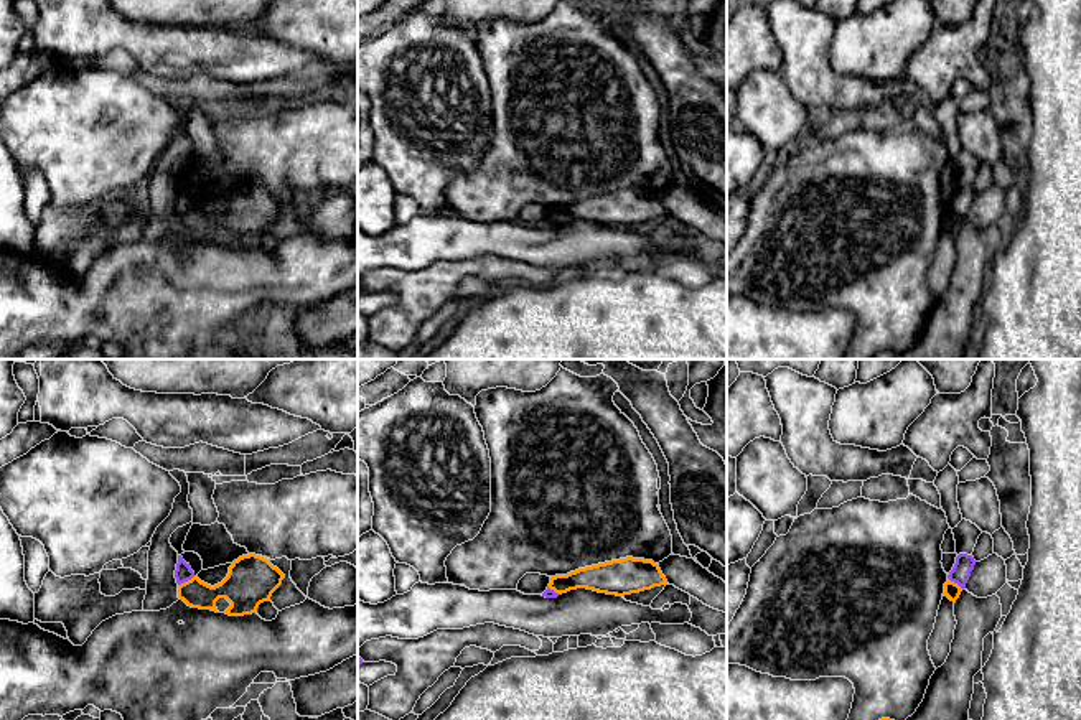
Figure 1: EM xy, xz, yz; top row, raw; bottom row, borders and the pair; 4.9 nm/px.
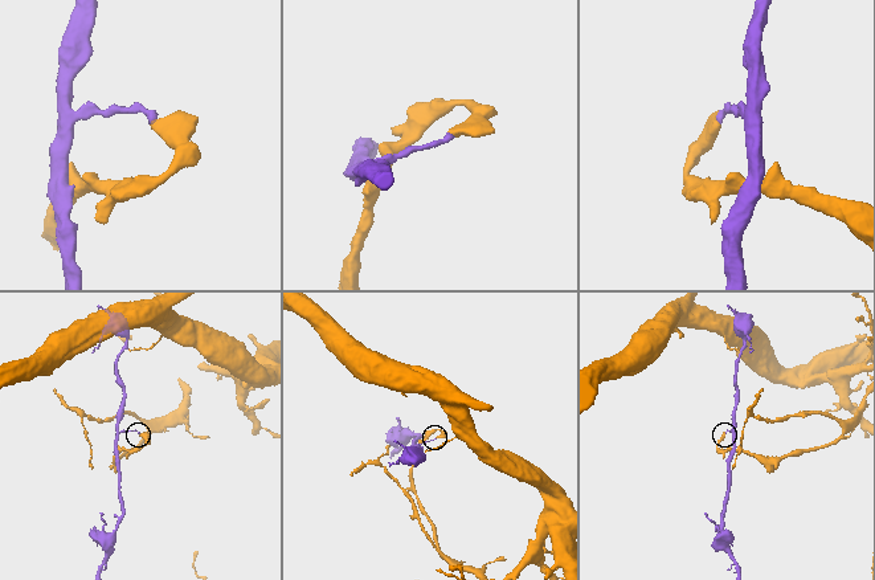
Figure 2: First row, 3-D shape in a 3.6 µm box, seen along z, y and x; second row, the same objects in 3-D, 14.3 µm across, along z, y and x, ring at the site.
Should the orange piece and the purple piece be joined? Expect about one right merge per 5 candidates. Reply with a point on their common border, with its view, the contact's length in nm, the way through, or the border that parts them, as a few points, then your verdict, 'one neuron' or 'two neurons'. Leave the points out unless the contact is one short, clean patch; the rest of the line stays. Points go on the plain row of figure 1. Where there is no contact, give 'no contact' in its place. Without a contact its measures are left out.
contact xy (185, 213); length 90 nm; border xy (193, 206), (178, 216); two neurons

